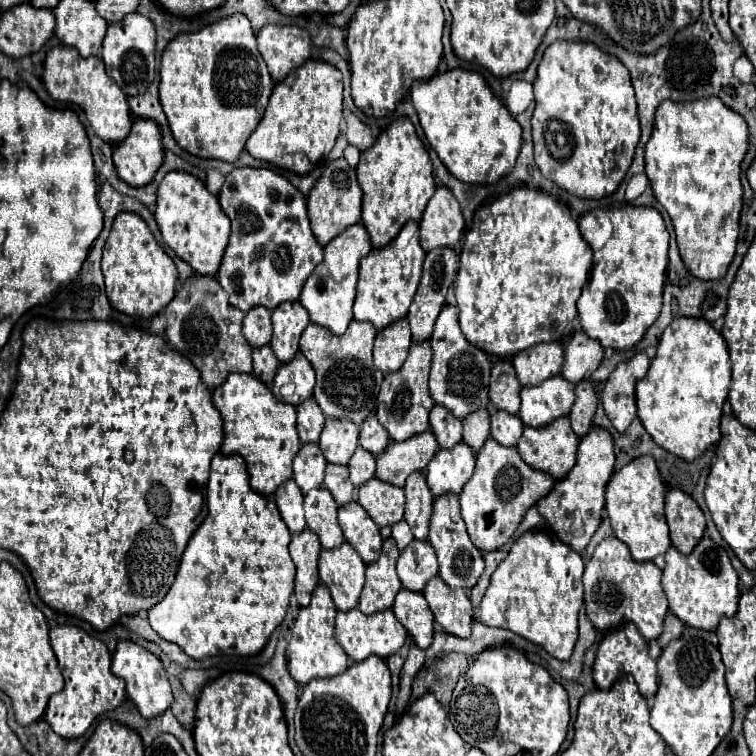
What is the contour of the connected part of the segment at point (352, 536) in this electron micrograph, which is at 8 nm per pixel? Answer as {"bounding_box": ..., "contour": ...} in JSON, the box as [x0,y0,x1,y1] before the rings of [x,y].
{"bounding_box":[338,501,380,563],"contour":[[[358,501],[342,505],[338,509],[338,521],[346,541],[360,553],[366,563],[372,563],[380,557],[380,529]]]}

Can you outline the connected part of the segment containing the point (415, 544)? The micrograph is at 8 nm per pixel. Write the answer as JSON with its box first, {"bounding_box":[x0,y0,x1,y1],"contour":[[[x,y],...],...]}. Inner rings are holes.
{"bounding_box":[398,539,438,591],"contour":[[[414,539],[398,557],[398,577],[410,591],[422,591],[424,585],[438,575],[436,551],[428,541]]]}

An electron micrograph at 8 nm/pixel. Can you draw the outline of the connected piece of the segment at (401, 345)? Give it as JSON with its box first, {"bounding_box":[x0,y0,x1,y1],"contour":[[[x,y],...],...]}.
{"bounding_box":[374,317,412,373],"contour":[[[402,317],[382,331],[378,331],[374,341],[374,365],[382,373],[398,371],[408,355],[408,347],[412,343],[408,319]]]}

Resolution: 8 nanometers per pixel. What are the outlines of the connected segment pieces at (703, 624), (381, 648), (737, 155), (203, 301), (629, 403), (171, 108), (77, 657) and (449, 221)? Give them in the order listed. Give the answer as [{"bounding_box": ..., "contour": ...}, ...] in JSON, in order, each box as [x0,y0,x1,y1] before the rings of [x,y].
[{"bounding_box":[662,537,740,631],"contour":[[[702,537],[690,555],[682,555],[676,547],[668,547],[662,587],[670,603],[670,611],[686,625],[714,631],[722,615],[732,617],[738,611],[740,587],[738,575],[730,563],[728,553],[710,537]]]},{"bounding_box":[336,609,408,661],"contour":[[[350,609],[350,611],[338,611],[336,615],[336,639],[352,661],[364,661],[368,655],[380,655],[382,659],[386,659],[404,645],[406,635],[408,633],[404,625],[396,619],[392,609],[374,615],[364,615],[360,609]]]},{"bounding_box":[646,97,748,279],"contour":[[[704,97],[694,101],[664,101],[656,109],[654,131],[646,143],[646,175],[654,189],[656,199],[668,211],[678,249],[684,265],[692,275],[700,279],[720,279],[726,275],[738,241],[738,219],[742,209],[742,185],[740,185],[740,163],[748,149],[748,127],[736,111],[724,107],[716,97]]]},{"bounding_box":[164,275,252,387],"contour":[[[192,275],[164,309],[168,341],[188,357],[208,387],[218,387],[230,373],[252,373],[252,347],[242,335],[244,313],[228,303],[228,295],[210,275]]]},{"bounding_box":[602,351,650,433],"contour":[[[642,351],[632,359],[618,363],[618,367],[604,383],[602,391],[604,411],[612,419],[612,425],[622,433],[626,431],[628,423],[636,417],[634,389],[636,381],[642,379],[648,369],[650,369],[650,357],[646,355],[646,351]]]},{"bounding_box":[160,13,274,163],"contour":[[[234,13],[216,23],[206,25],[198,33],[180,33],[162,53],[160,67],[160,103],[168,117],[176,143],[200,157],[214,157],[234,163],[244,149],[246,139],[260,123],[268,97],[272,93],[274,79],[270,77],[266,63],[256,47],[256,35],[248,23],[248,17]]]},{"bounding_box":[44,627,124,739],"contour":[[[54,627],[50,631],[50,645],[58,657],[66,685],[60,693],[54,693],[50,697],[44,719],[50,723],[54,733],[62,735],[64,739],[76,739],[88,731],[88,727],[100,713],[112,711],[124,701],[124,679],[112,675],[108,647],[78,627]]]},{"bounding_box":[420,187,464,251],"contour":[[[438,187],[420,219],[420,245],[424,251],[454,247],[464,231],[462,209],[448,187]]]}]

